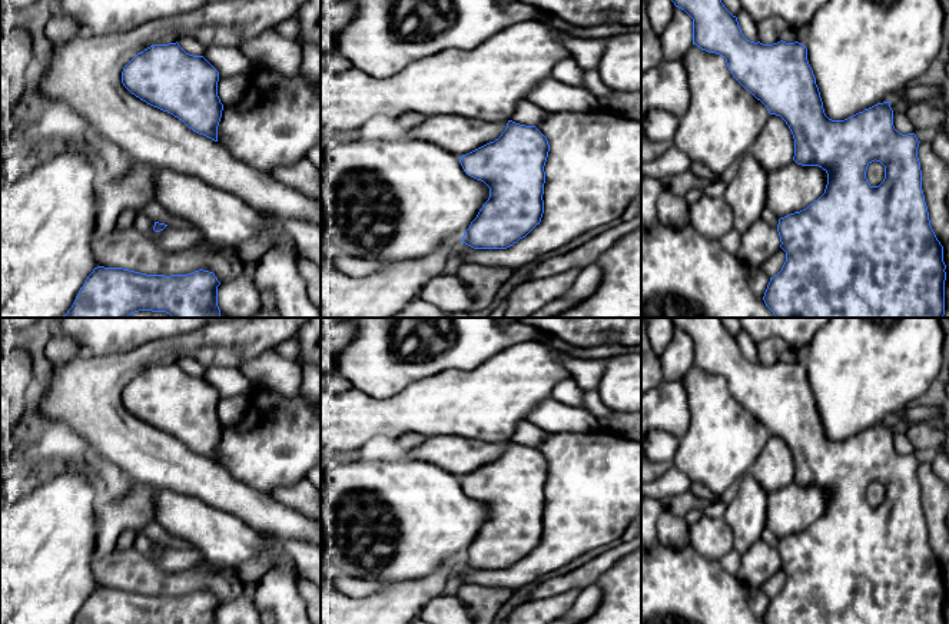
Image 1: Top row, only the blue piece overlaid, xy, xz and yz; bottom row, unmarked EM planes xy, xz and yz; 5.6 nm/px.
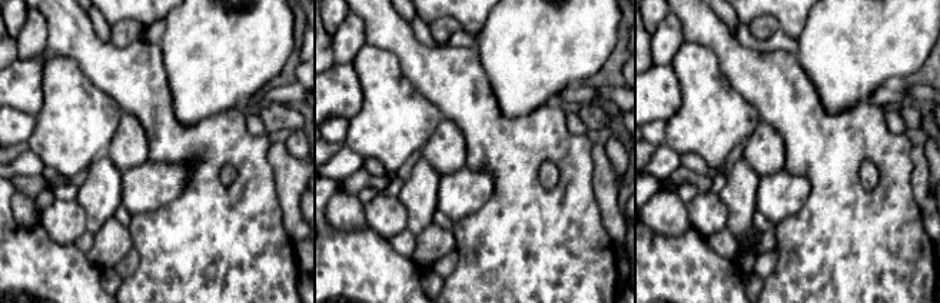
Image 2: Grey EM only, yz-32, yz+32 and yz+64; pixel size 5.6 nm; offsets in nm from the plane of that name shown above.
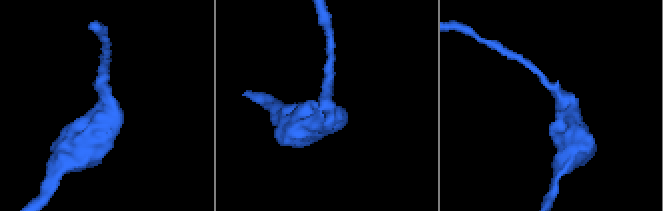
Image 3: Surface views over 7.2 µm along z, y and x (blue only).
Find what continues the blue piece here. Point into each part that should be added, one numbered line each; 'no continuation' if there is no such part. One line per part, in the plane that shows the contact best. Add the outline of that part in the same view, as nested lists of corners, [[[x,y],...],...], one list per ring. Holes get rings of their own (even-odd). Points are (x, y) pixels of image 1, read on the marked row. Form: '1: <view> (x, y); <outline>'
no continuation

